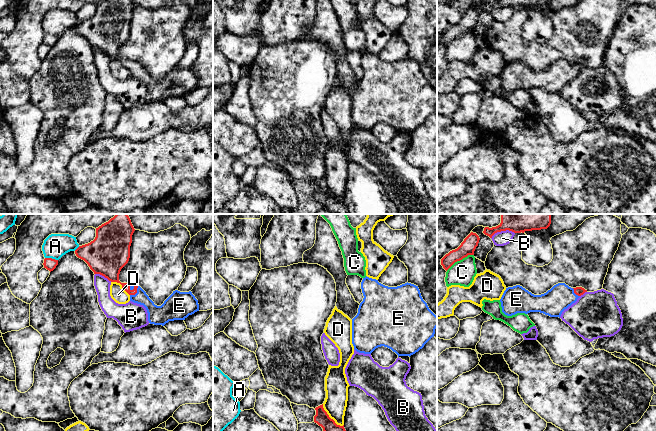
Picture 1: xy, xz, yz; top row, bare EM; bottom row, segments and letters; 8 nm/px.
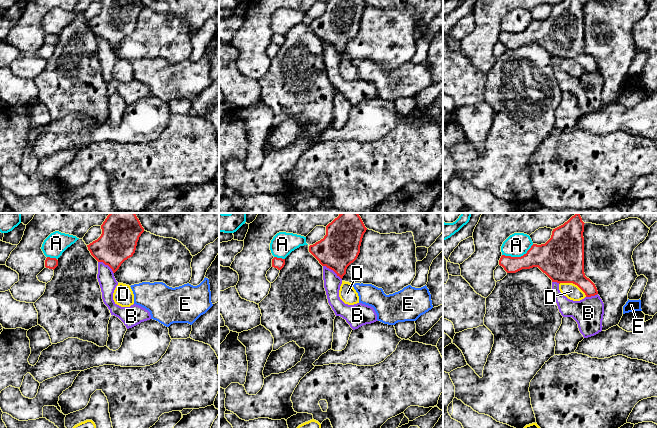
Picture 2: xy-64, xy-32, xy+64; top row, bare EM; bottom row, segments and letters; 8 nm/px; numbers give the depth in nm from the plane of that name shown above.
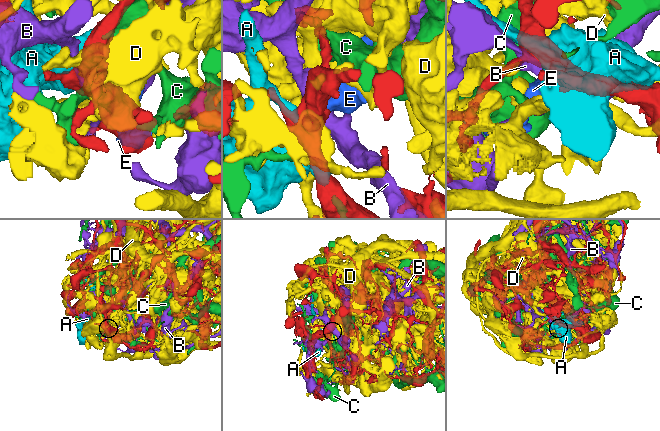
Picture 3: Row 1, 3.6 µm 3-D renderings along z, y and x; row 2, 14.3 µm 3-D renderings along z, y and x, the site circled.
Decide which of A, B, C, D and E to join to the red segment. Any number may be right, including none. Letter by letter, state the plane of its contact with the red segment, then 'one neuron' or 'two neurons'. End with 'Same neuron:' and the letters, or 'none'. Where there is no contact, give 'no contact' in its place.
A: xy | two neurons
B: yz | two neurons
C: yz | two neurons
D: xz | two neurons
E: xy | one neuron
Same neuron: E

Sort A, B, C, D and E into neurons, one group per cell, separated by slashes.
A D / B / C / E

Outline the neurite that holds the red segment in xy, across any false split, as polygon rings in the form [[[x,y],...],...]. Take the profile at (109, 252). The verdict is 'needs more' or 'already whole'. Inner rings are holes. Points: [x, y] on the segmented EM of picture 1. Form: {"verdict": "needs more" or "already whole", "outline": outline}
{"verdict": "needs more", "outline": [[[116,214],[108,222],[96,228],[95,239],[88,244],[79,246],[75,250],[75,254],[88,264],[94,274],[100,274],[111,282],[120,283],[122,288],[130,295],[130,301],[146,308],[150,324],[164,326],[169,321],[185,320],[189,315],[199,311],[198,300],[191,291],[180,292],[175,290],[161,306],[157,306],[140,286],[119,281],[120,271],[130,258],[130,246],[134,231],[135,229],[127,214]]]}

